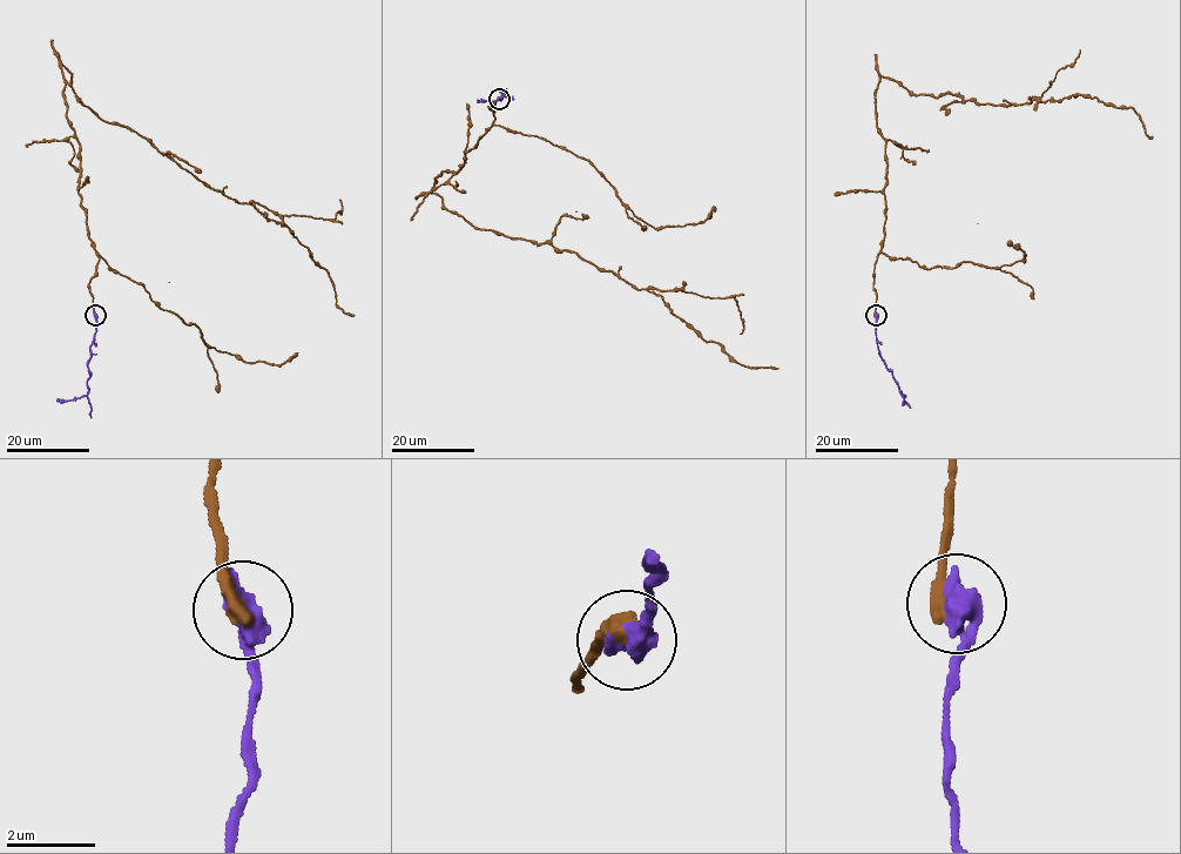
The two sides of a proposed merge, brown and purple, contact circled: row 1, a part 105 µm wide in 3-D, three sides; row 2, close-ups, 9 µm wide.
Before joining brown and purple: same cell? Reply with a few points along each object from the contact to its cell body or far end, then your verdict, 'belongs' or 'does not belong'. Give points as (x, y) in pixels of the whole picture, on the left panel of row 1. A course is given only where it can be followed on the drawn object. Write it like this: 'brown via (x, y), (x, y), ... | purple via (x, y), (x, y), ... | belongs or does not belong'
brown via (95, 315), (99, 256), (62, 66), (99, 118), (287, 226), (353, 316) | purple via (95, 315), (88, 392), (73, 399), (56, 402) | does not belong

